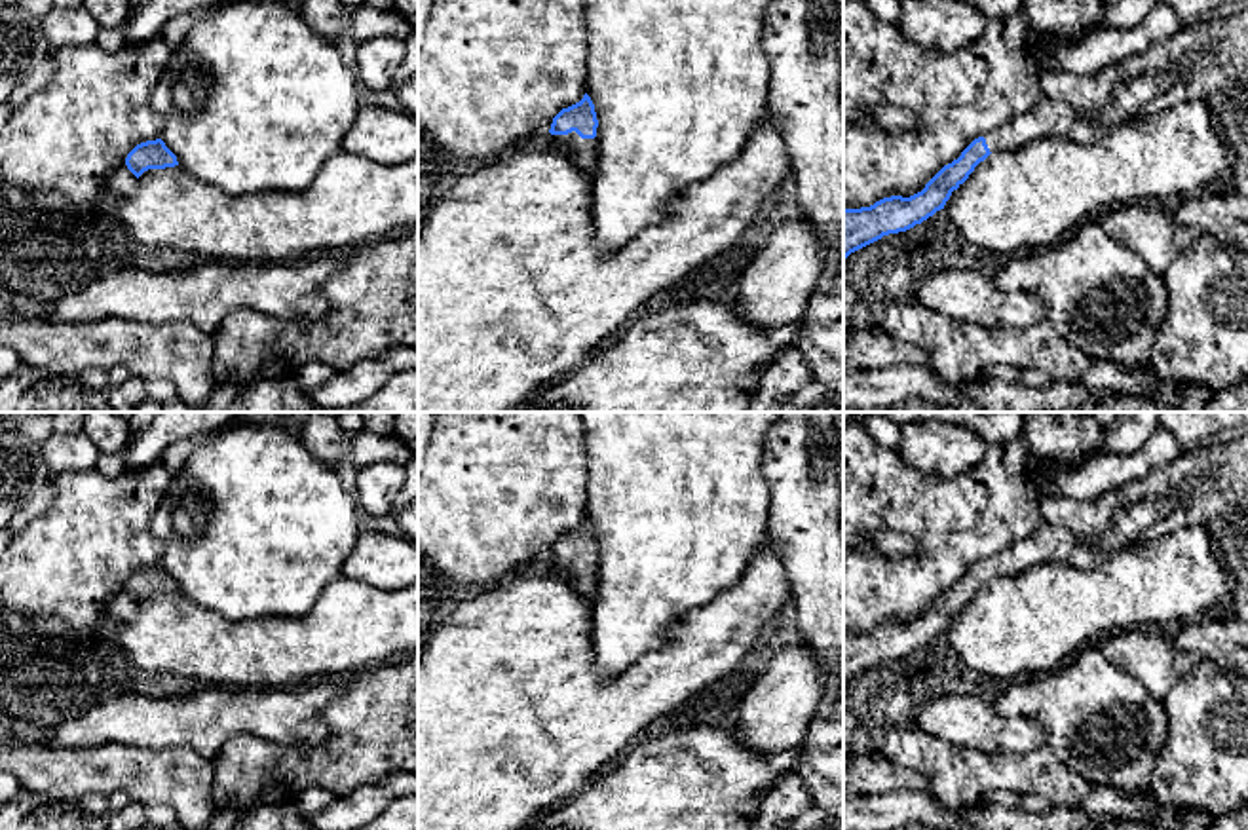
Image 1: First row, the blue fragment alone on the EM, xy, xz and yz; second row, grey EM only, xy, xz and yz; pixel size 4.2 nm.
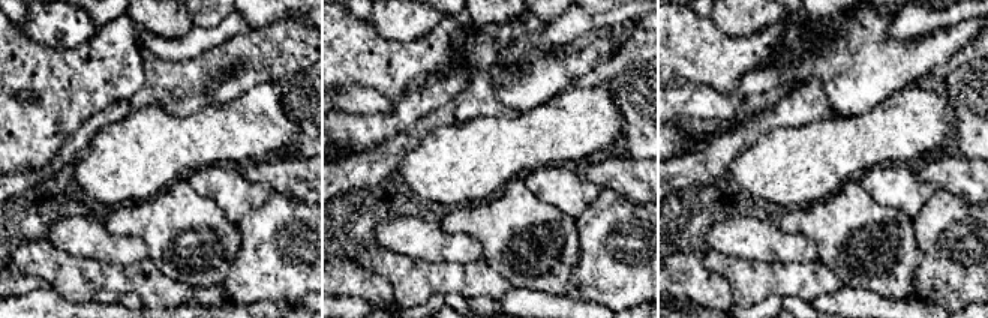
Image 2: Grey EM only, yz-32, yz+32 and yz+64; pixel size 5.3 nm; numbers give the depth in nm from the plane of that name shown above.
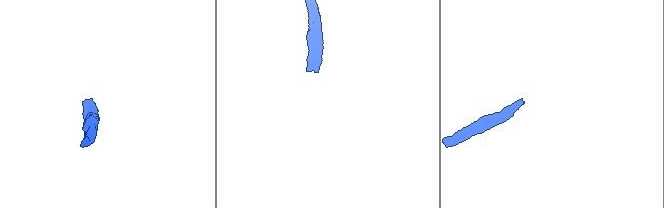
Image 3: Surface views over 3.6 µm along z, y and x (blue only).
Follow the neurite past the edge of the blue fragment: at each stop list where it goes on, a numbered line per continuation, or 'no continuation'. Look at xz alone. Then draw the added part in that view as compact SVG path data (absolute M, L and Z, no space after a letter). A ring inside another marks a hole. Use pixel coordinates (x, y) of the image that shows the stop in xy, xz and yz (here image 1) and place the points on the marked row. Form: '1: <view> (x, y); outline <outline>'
1: xz (582, 149); outline M576 131L568 135L553 135L557 142L564 142L572 150L572 160L579 165L583 173L595 175L596 158L595 158L595 139L581 139Z

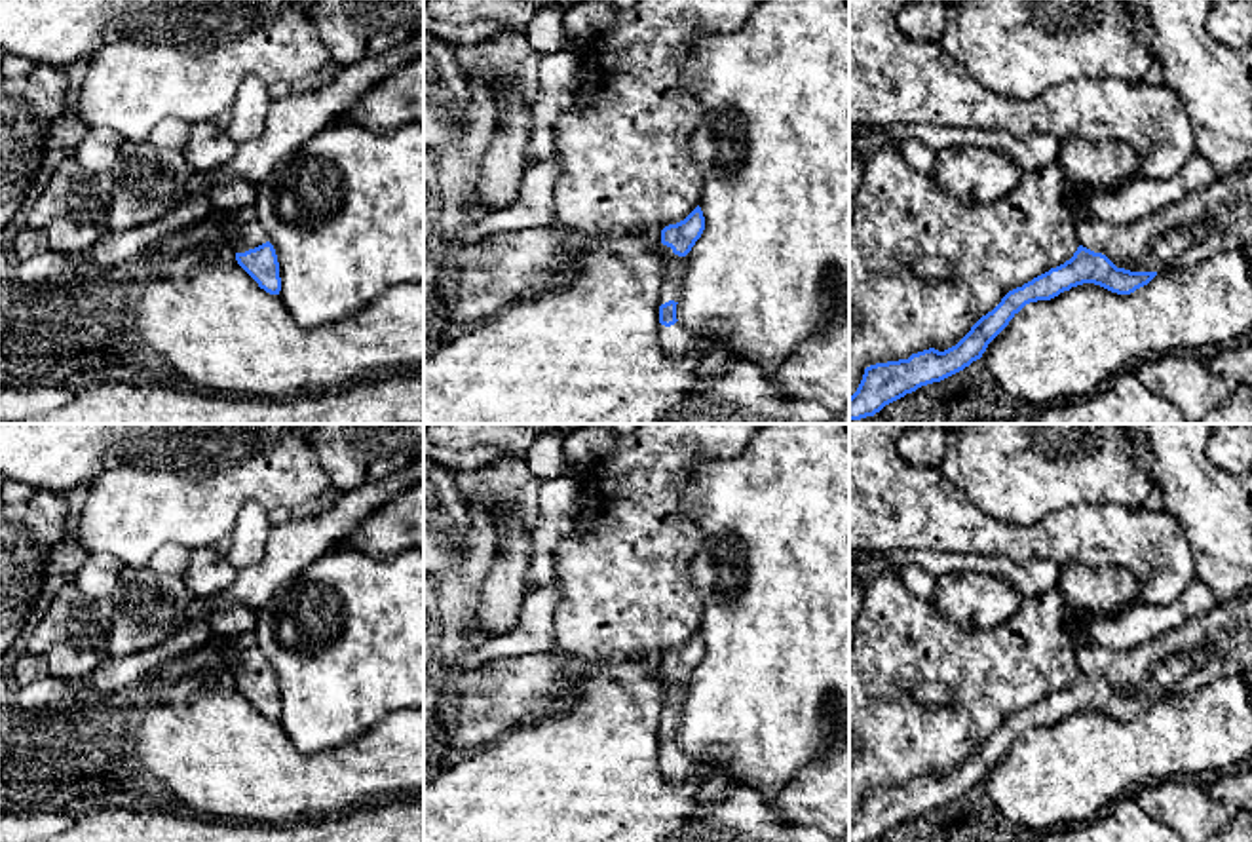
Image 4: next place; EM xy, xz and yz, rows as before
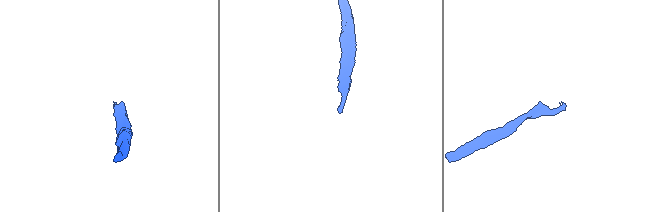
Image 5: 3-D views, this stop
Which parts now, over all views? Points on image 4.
1: yz (1226, 206); outline M1252 171L1214 184L1130 224L1100 219L1077 222L1079 245L1106 255L1115 266L1142 260L1153 239L1172 228L1208 222L1210 232L1167 268L1180 272L1218 253L1252 245Z

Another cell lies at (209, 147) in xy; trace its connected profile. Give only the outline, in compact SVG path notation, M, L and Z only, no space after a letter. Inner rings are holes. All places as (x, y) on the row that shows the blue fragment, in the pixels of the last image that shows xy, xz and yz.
M196 122L182 154L198 173L213 173L220 169L237 150L230 139L224 122Z

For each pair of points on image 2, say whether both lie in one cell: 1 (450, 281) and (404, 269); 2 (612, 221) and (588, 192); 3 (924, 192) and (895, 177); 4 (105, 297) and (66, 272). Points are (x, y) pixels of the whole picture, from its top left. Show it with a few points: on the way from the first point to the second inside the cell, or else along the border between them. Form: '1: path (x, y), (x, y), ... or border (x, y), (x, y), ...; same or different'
1: path (438, 278), (416, 278); same
2: border (601, 189), (574, 219); different
3: path (916, 192), (910, 192), (903, 185); same
4: border (120, 294), (99, 290), (90, 299); different

